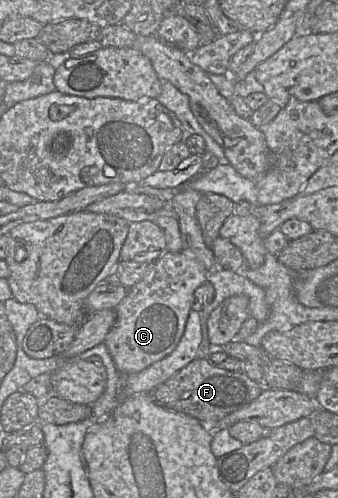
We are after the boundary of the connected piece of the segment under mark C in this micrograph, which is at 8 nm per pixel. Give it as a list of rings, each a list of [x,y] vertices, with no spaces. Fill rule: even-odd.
[[[166,251],[154,261],[151,271],[129,289],[126,297],[115,308],[116,321],[104,343],[123,375],[136,374],[174,351],[183,336],[194,291],[206,282],[207,270],[194,257],[183,252]]]

